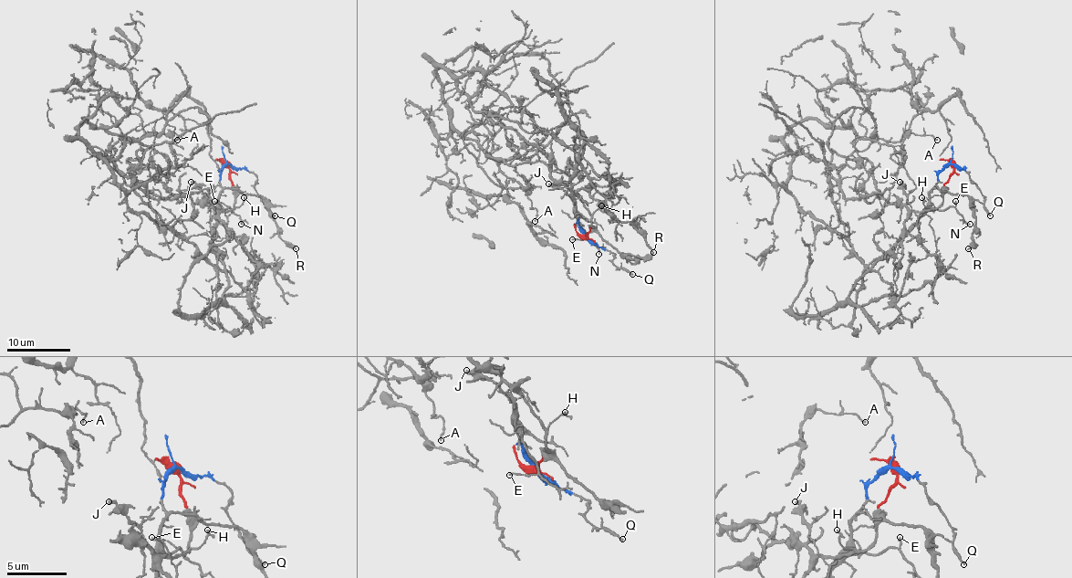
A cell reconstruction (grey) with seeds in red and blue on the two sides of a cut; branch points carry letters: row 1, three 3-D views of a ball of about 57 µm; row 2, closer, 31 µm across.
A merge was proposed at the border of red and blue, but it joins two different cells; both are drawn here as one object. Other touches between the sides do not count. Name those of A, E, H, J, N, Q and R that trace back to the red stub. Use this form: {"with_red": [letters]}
{"with_red": ["A", "H", "J", "R"]}

